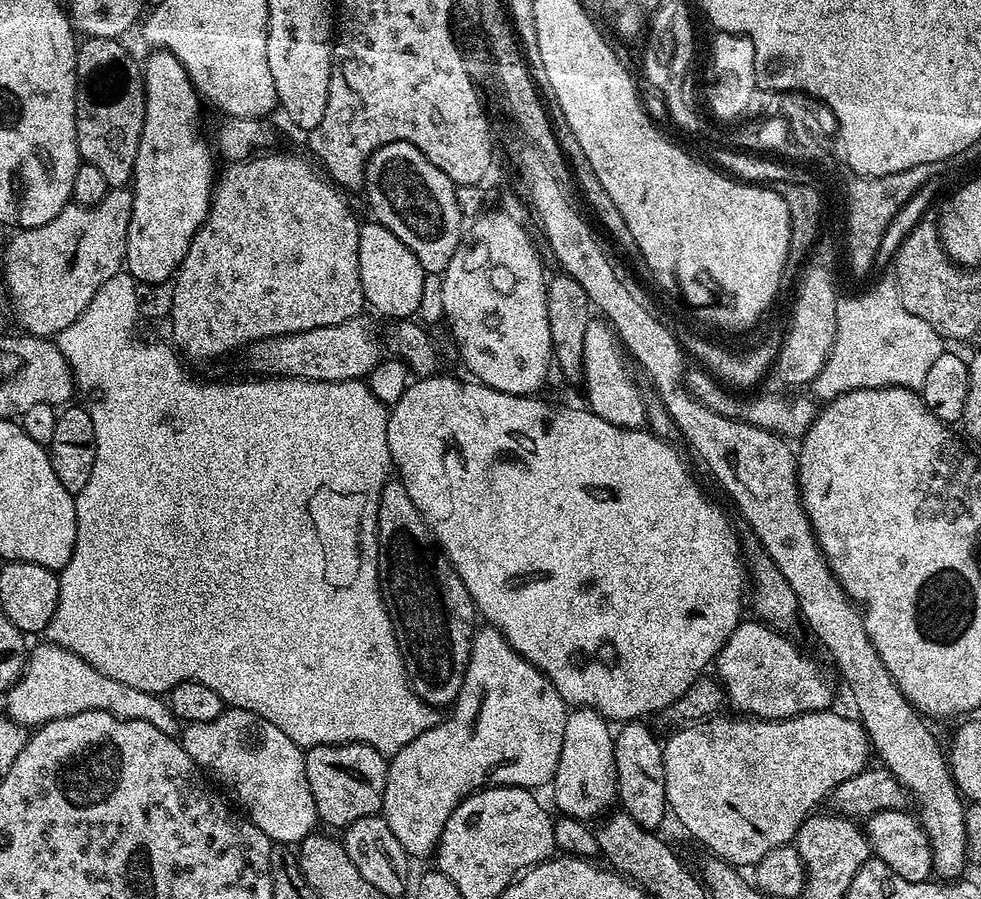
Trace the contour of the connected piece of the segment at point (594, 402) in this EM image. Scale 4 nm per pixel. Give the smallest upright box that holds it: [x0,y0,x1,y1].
[582,319,648,428]

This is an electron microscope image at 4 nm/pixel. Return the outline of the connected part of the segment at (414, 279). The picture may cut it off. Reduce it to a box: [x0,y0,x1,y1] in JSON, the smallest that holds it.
[358,222,424,321]

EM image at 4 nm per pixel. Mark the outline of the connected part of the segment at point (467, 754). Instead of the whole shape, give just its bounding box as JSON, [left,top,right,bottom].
[382,626,565,858]

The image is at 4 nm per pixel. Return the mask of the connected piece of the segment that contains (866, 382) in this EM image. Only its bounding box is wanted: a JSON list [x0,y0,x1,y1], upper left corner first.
[810,272,946,402]

